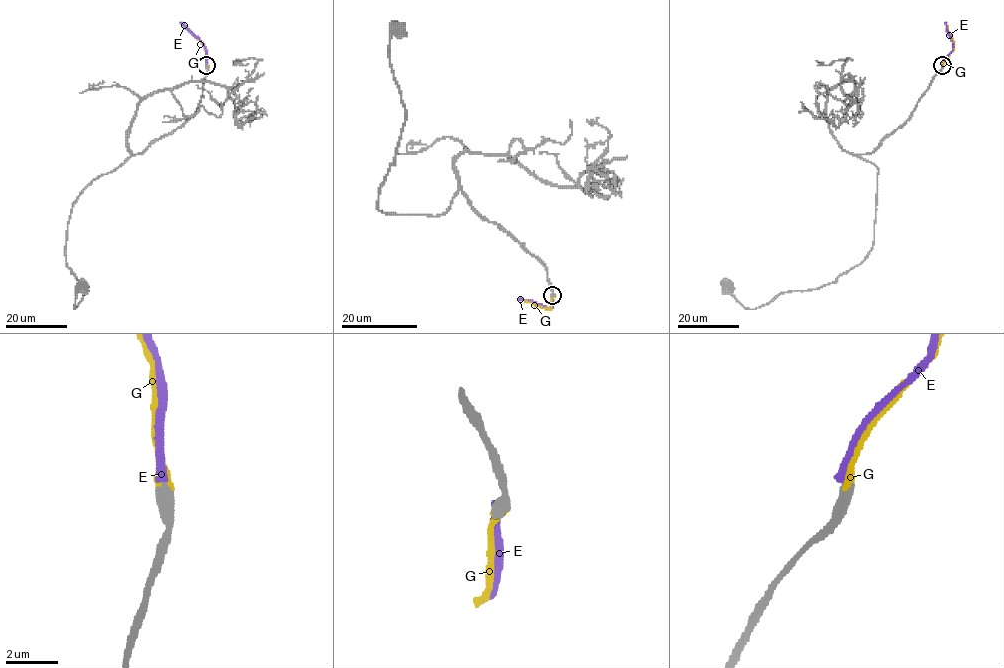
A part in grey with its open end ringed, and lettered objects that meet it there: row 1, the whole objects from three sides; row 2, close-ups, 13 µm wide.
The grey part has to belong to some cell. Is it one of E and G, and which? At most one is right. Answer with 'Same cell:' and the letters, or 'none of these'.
Same cell: G

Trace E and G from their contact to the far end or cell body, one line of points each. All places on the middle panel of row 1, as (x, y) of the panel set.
E: (552, 295), (549, 309), (519, 298)
G: (552, 296), (548, 309), (524, 300)

